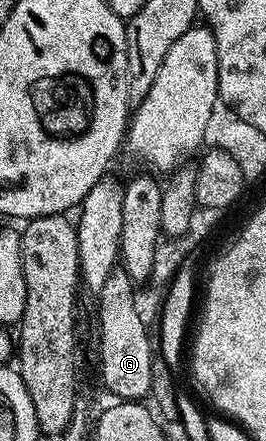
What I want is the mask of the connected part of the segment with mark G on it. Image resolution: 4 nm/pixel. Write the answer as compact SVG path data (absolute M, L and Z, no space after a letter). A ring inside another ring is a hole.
M115 270L108 274L108 278L104 281L104 290L100 290L100 294L96 297L98 304L98 360L102 363L102 384L108 391L122 402L138 402L143 398L149 397L150 387L152 386L152 362L156 357L155 350L149 344L149 334L147 332L147 321L142 321L142 312L138 309L138 300L134 297L135 281L128 278L128 274L121 270Z

